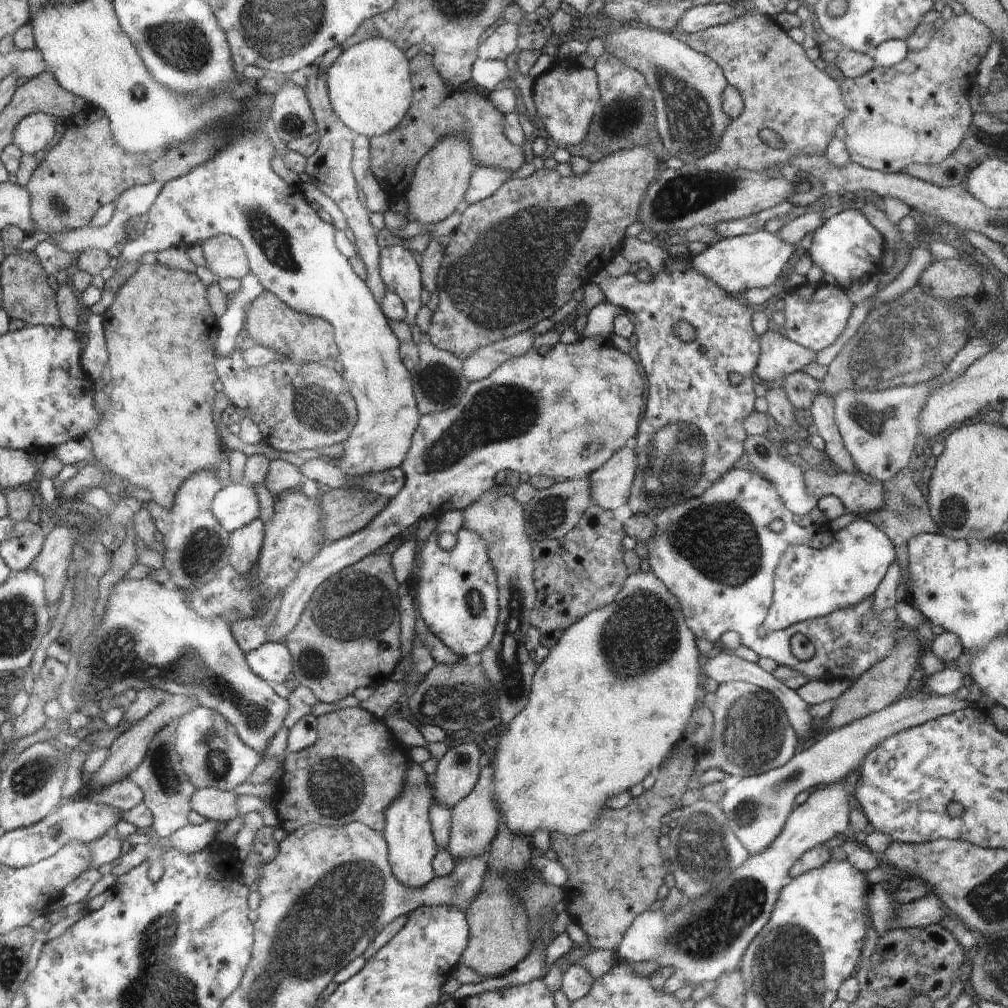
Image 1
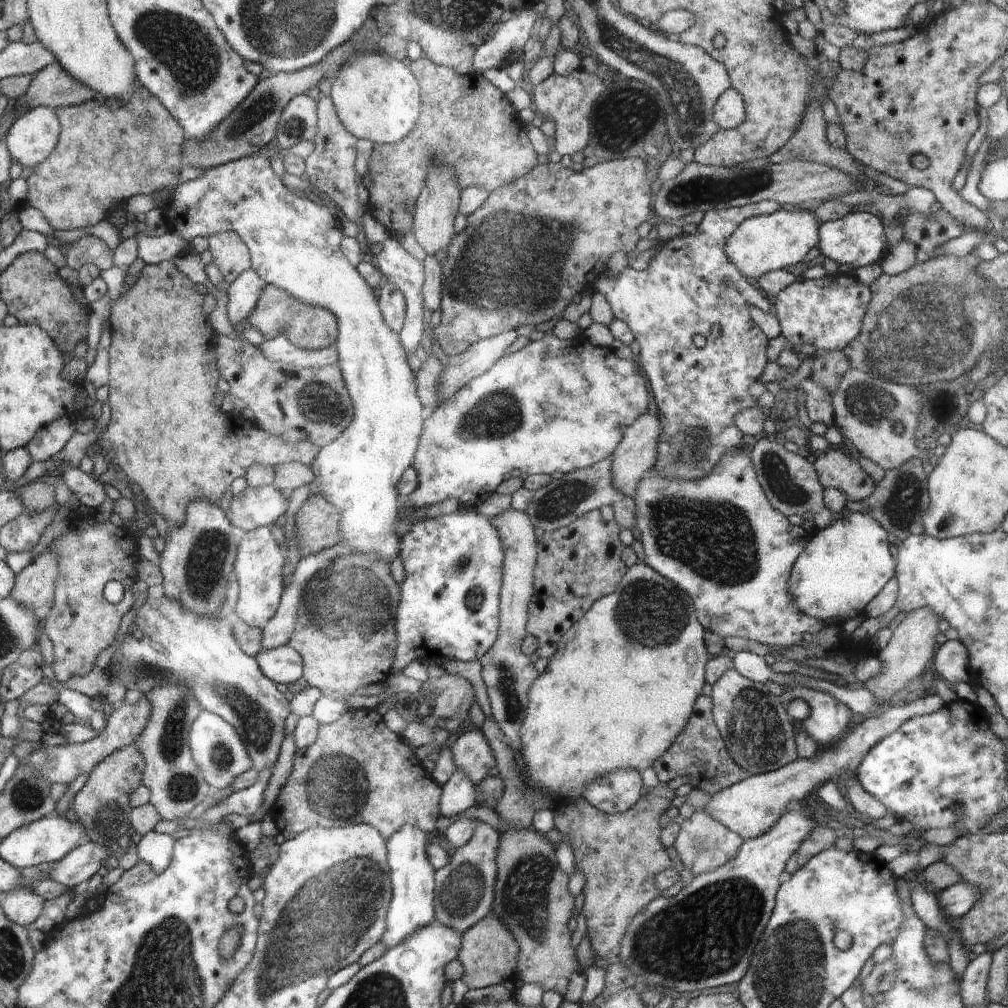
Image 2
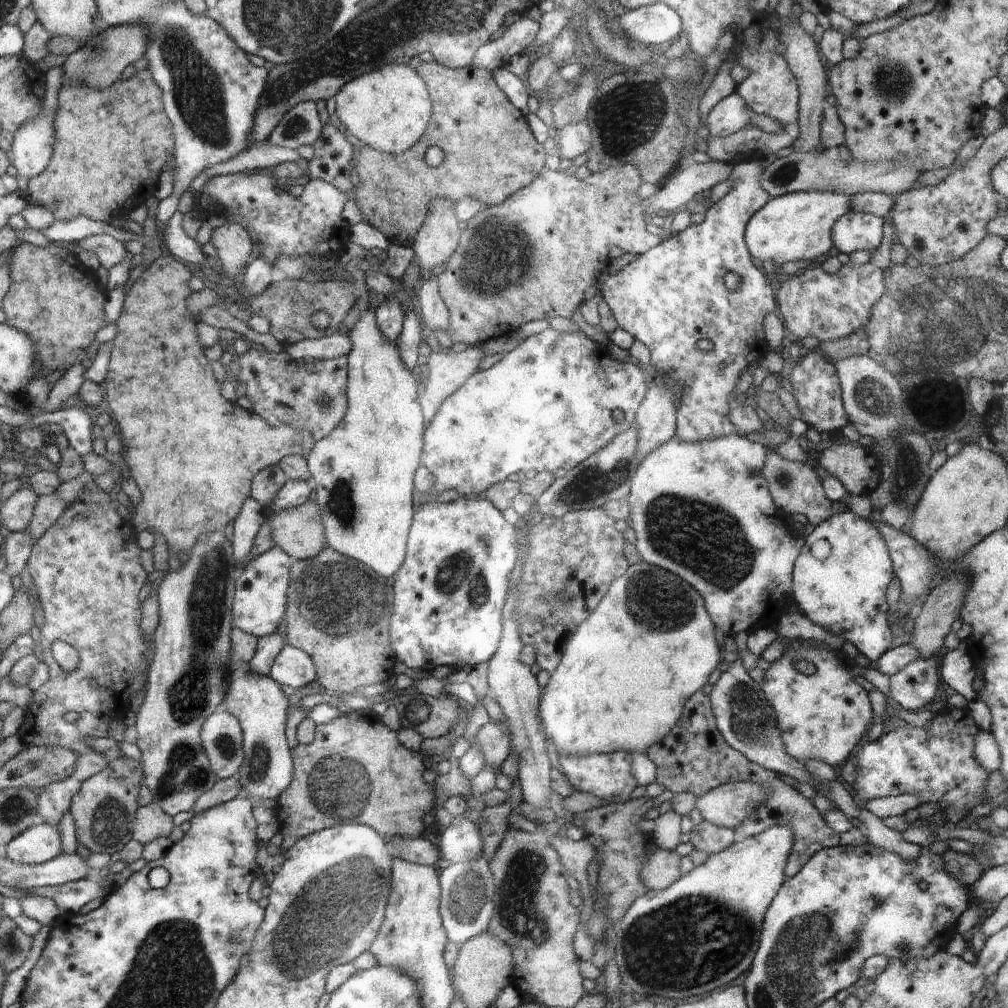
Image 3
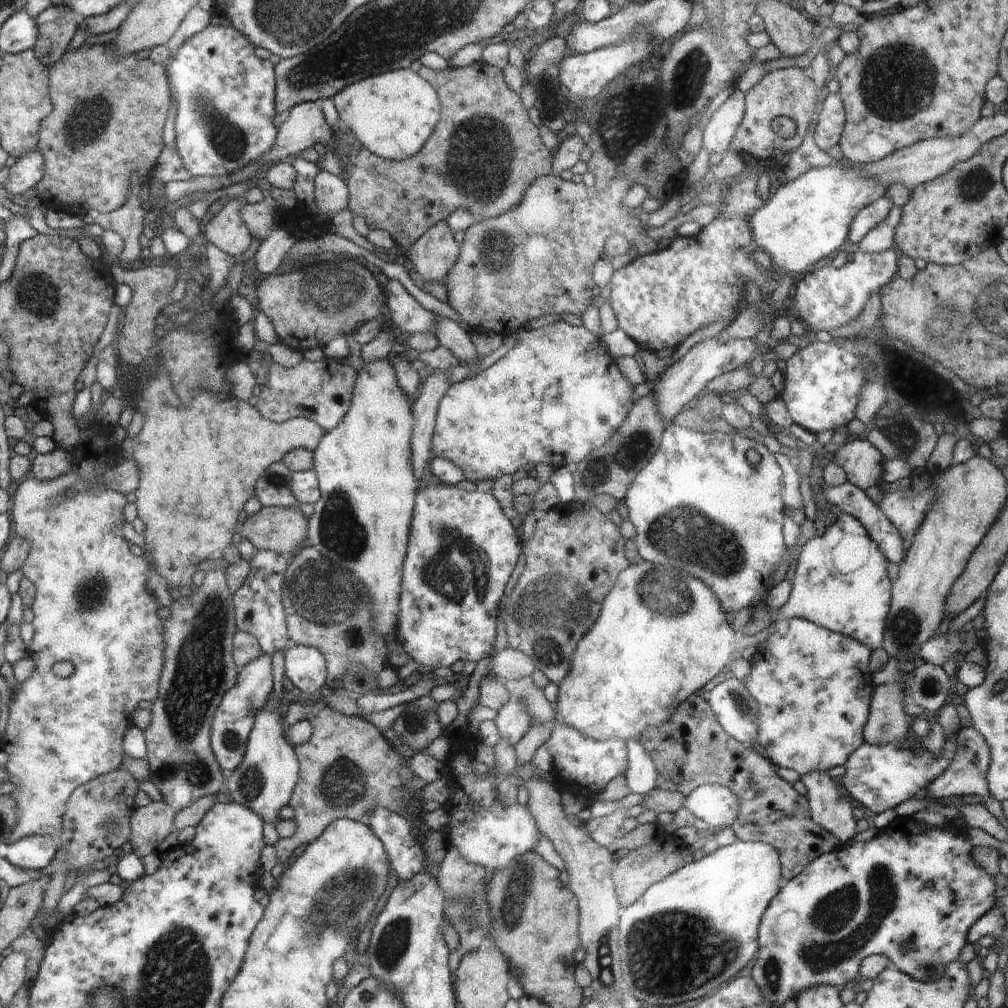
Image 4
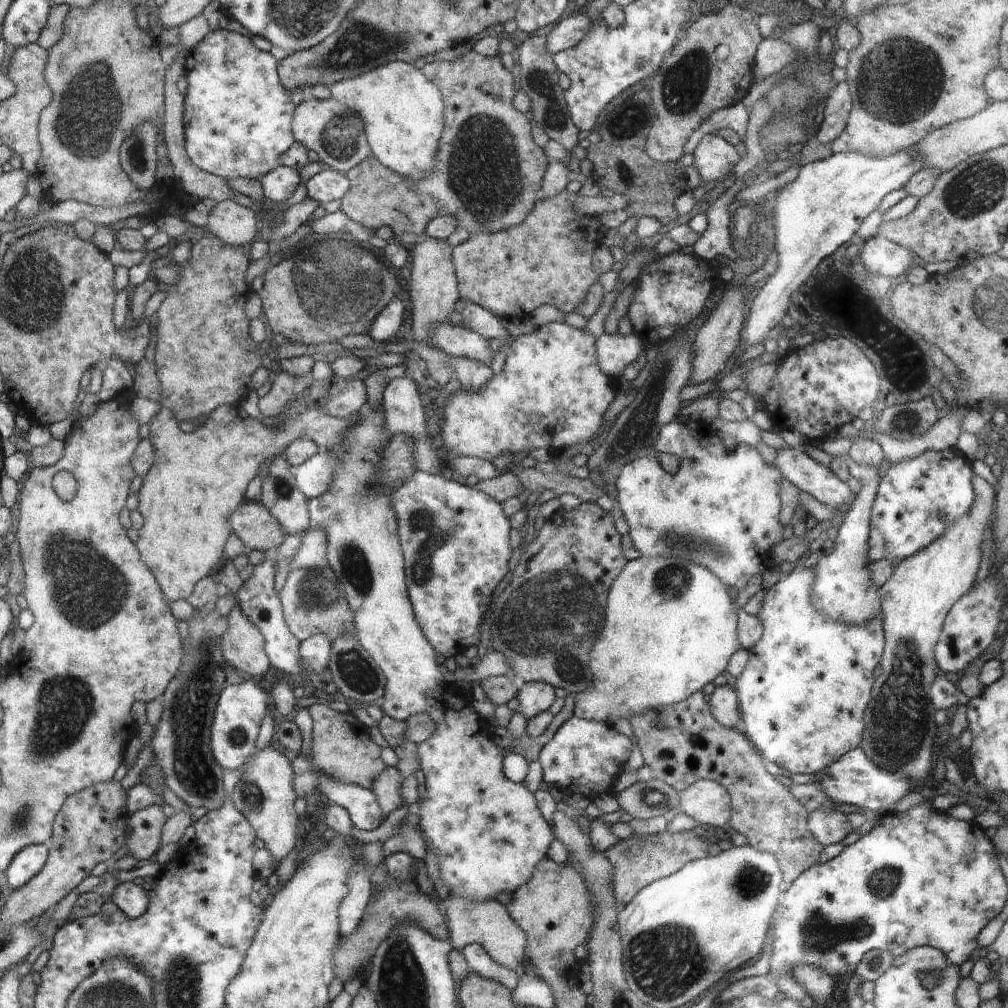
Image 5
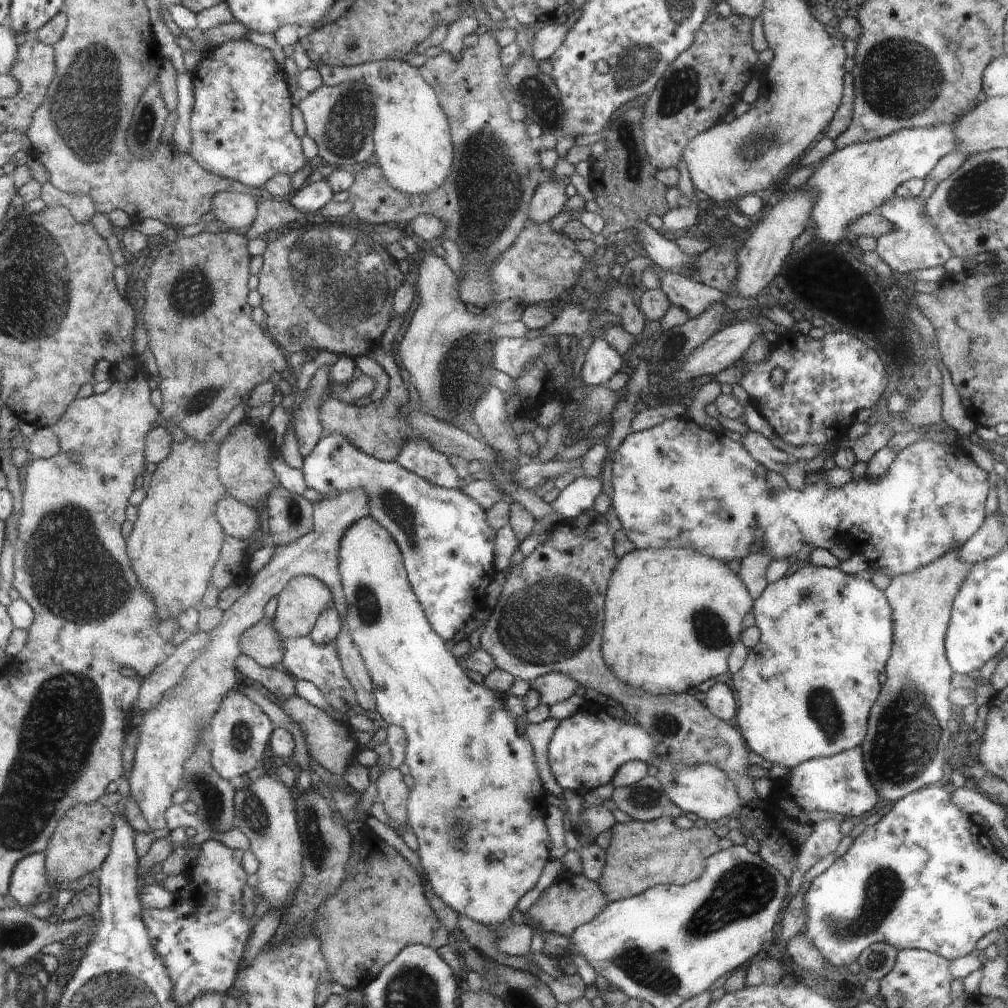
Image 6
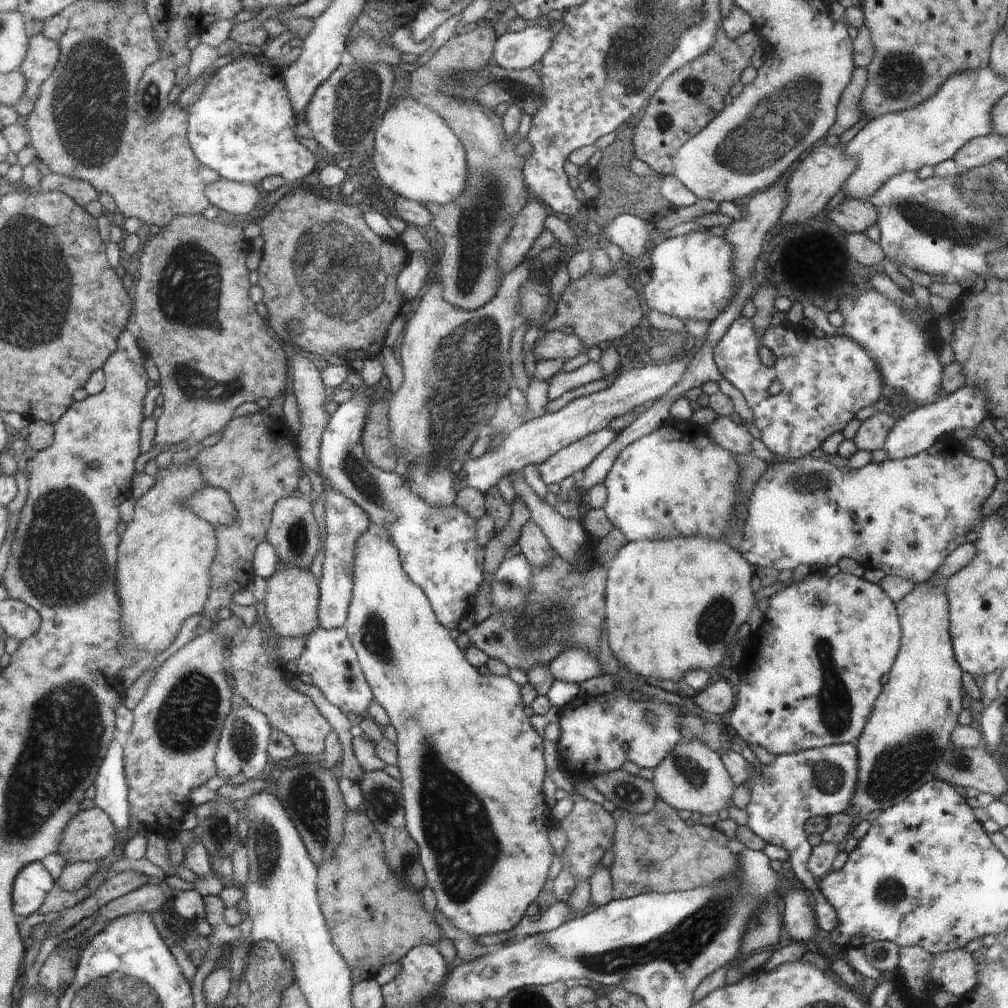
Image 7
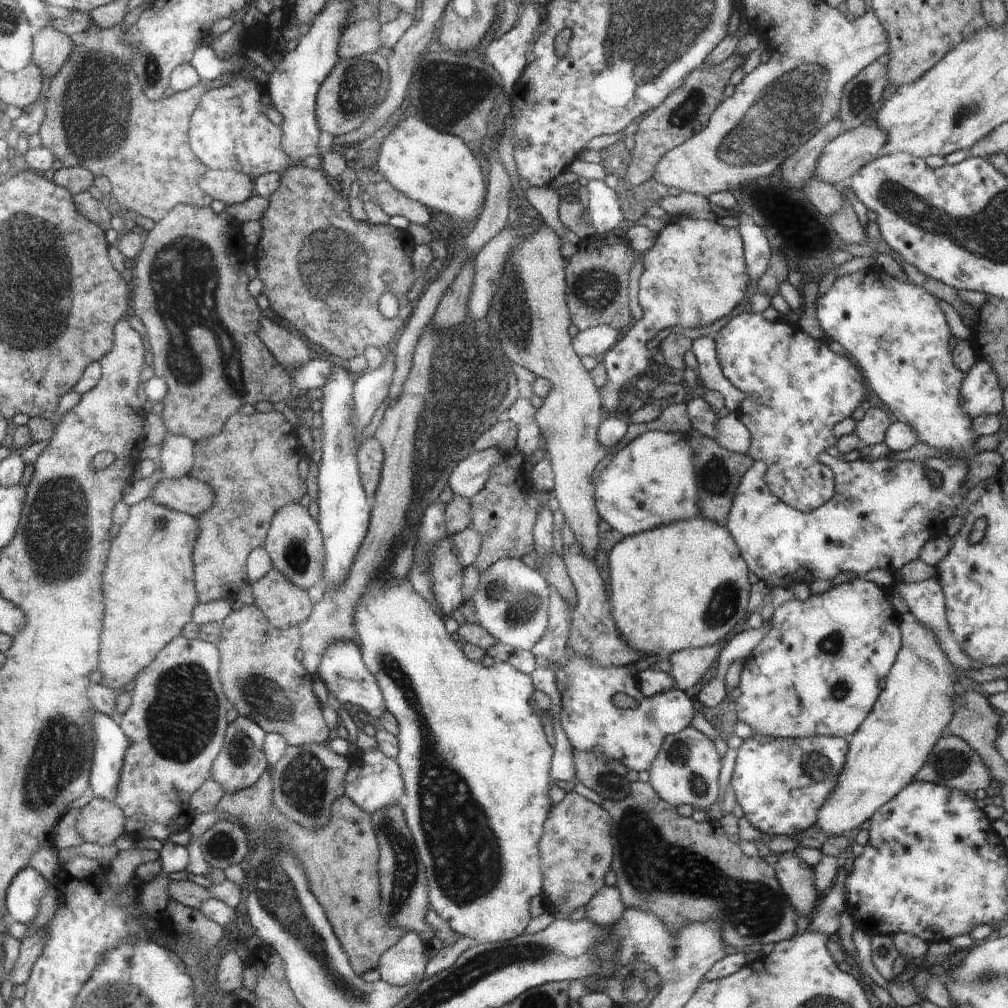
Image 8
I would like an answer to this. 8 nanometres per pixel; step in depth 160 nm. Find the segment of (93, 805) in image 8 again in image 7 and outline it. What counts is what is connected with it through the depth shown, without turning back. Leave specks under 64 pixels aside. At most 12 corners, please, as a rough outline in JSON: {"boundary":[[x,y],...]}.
{"boundary":[[100,807],[70,820],[63,862],[103,861],[118,844]]}

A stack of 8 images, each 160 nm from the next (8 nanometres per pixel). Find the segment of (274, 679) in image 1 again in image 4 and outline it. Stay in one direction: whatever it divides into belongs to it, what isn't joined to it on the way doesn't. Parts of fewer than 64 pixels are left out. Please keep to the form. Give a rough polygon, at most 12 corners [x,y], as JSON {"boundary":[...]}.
{"boundary":[[286,648],[284,674],[304,696],[324,686],[324,655]]}

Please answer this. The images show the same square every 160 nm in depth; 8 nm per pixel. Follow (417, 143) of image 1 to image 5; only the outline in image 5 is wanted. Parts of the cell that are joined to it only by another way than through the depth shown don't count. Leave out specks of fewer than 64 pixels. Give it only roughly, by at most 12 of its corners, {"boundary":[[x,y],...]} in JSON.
{"boundary":[[474,49],[421,68],[440,89],[433,169],[370,156],[340,210],[416,244],[422,222],[519,225],[546,156],[515,73]]}

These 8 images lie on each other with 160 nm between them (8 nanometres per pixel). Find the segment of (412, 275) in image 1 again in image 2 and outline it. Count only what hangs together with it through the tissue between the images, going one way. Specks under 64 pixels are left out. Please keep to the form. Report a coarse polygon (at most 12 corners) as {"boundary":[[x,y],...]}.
{"boundary":[[388,239],[373,261],[405,300],[399,330],[412,354],[424,332],[426,270]]}

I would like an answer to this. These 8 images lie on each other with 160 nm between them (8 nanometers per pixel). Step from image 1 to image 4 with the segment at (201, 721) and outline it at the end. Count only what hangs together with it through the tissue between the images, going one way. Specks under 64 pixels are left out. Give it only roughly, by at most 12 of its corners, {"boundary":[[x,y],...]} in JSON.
{"boundary":[[270,655],[240,667],[211,724],[222,770],[243,762],[272,692]]}

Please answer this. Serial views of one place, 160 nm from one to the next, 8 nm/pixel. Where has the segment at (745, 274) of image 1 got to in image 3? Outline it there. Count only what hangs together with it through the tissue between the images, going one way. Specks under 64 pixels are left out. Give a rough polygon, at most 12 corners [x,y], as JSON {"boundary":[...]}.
{"boundary":[[849,195],[770,198],[746,228],[761,263],[813,261]]}

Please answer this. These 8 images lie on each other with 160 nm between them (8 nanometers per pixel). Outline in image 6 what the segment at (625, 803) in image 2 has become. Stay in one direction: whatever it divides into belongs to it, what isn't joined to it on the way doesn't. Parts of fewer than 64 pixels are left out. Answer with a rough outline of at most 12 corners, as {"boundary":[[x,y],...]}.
{"boundary":[[605,708],[562,719],[547,748],[562,790],[612,781],[628,761],[653,764],[656,741]]}

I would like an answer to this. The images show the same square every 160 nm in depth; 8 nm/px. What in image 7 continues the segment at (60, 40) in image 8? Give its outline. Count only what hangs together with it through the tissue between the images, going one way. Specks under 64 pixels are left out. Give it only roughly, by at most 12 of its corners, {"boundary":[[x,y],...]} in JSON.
{"boundary":[[34,35],[20,72],[27,90],[12,107],[20,116],[35,108],[42,84],[55,72],[62,46]]}

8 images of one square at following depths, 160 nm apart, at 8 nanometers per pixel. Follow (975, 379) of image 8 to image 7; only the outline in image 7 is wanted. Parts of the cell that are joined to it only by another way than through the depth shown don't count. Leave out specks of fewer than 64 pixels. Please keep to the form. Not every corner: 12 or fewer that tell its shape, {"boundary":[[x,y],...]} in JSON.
{"boundary":[[964,385],[890,429],[888,459],[928,450],[942,434],[974,429],[987,414]]}

